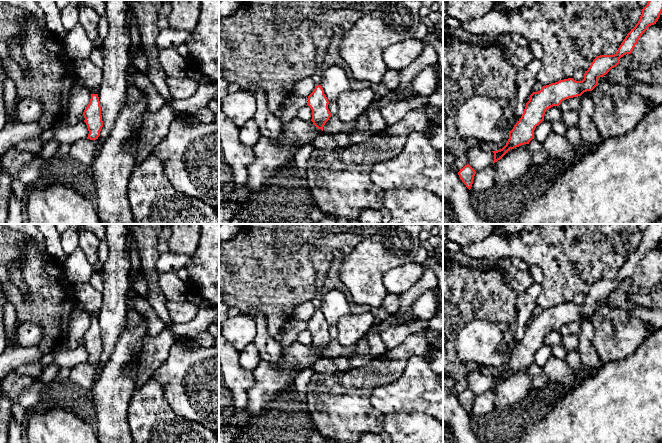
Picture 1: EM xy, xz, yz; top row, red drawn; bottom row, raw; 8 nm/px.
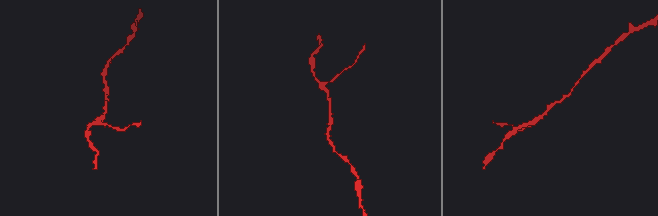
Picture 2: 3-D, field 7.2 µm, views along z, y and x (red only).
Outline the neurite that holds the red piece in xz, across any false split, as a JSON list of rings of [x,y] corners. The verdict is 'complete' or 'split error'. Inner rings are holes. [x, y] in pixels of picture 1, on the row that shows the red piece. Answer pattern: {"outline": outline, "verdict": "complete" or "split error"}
{"outline": [[[317,85],[313,92],[307,98],[307,105],[312,110],[313,124],[323,131],[323,126],[331,117],[331,113],[328,109],[329,101],[324,94],[324,90],[321,85]]], "verdict": "complete"}

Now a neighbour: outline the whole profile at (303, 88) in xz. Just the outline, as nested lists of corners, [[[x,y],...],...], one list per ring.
[[[307,77],[295,83],[292,94],[295,96],[306,97],[313,92],[316,85],[311,77]]]

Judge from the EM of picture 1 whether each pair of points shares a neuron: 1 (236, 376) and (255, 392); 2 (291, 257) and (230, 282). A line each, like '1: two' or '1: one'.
1: two
2: one

